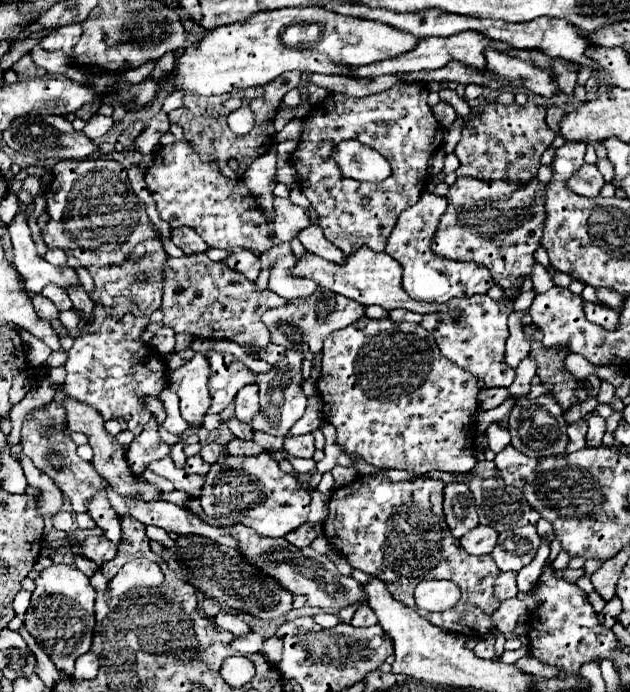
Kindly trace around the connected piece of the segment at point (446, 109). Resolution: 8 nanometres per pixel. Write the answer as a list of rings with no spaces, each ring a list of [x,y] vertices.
[[[439,102],[437,106],[433,106],[433,114],[435,114],[435,118],[437,118],[443,126],[451,126],[451,124],[455,122],[455,118],[457,118],[455,110],[453,110],[449,104],[445,104],[445,102]]]

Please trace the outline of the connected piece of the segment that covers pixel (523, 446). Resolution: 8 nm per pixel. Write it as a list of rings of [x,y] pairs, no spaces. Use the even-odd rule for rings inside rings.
[[[525,396],[517,398],[511,418],[509,418],[509,434],[511,434],[511,446],[519,450],[521,454],[529,458],[543,458],[543,456],[561,456],[565,454],[565,448],[569,444],[567,436],[567,422],[561,416],[559,404],[551,396],[541,396],[535,400],[529,400]]]

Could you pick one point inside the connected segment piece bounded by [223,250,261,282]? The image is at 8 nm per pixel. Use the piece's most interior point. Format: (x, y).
(247, 263)

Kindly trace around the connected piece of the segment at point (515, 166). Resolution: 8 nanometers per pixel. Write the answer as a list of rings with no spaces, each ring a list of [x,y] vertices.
[[[533,102],[525,106],[511,104],[489,104],[479,118],[465,122],[461,140],[455,146],[455,156],[461,166],[457,168],[457,176],[471,176],[481,180],[511,180],[517,184],[525,184],[537,176],[541,154],[555,140],[555,132],[545,124],[545,108]]]

